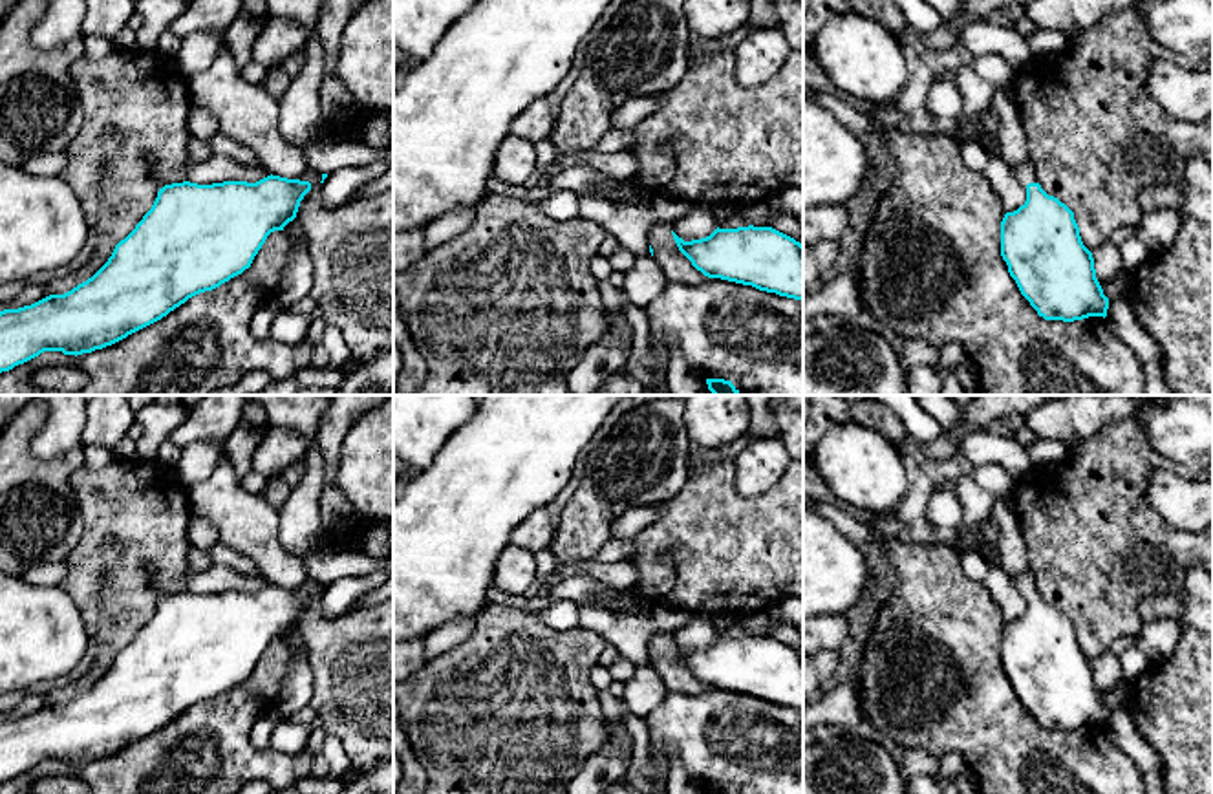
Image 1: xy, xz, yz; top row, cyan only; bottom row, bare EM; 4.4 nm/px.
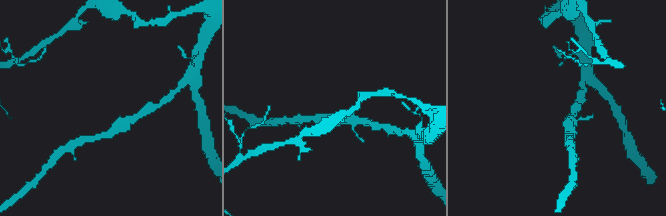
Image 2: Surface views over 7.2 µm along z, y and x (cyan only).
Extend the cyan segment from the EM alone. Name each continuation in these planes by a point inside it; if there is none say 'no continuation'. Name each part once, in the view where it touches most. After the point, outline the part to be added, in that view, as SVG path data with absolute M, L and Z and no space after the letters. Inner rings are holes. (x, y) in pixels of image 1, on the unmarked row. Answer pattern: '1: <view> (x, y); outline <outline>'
1: yz (1027, 582); outline M1032 571L1023 576L1014 576L1014 584L1026 595L1036 593L1036 578Z

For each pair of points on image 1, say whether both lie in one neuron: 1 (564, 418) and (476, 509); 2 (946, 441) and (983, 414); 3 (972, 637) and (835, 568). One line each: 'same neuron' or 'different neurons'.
1: same neuron
2: same neuron
3: different neurons

